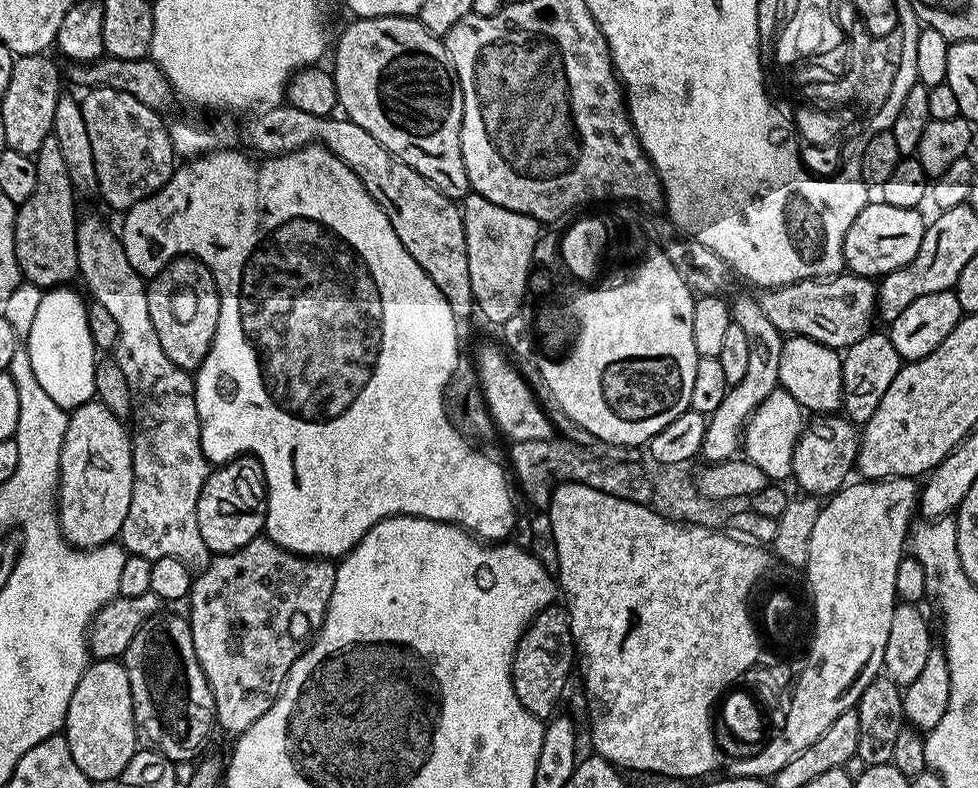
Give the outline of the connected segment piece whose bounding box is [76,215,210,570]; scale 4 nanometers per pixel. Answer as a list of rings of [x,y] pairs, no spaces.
[[[81,215],[76,222],[76,249],[79,279],[84,279],[85,286],[92,291],[91,299],[106,306],[106,311],[114,318],[114,326],[118,326],[114,357],[129,386],[132,395],[131,415],[136,418],[136,432],[134,428],[131,433],[132,497],[130,510],[126,510],[126,522],[122,522],[120,527],[119,543],[123,544],[129,556],[141,556],[150,561],[178,558],[188,568],[203,570],[209,562],[210,553],[198,530],[198,494],[202,494],[202,486],[208,481],[210,465],[202,454],[193,377],[166,358],[166,350],[162,350],[162,342],[158,342],[154,322],[150,322],[148,284],[145,277],[140,276],[134,266],[130,266],[123,239],[108,229],[102,217]]]

